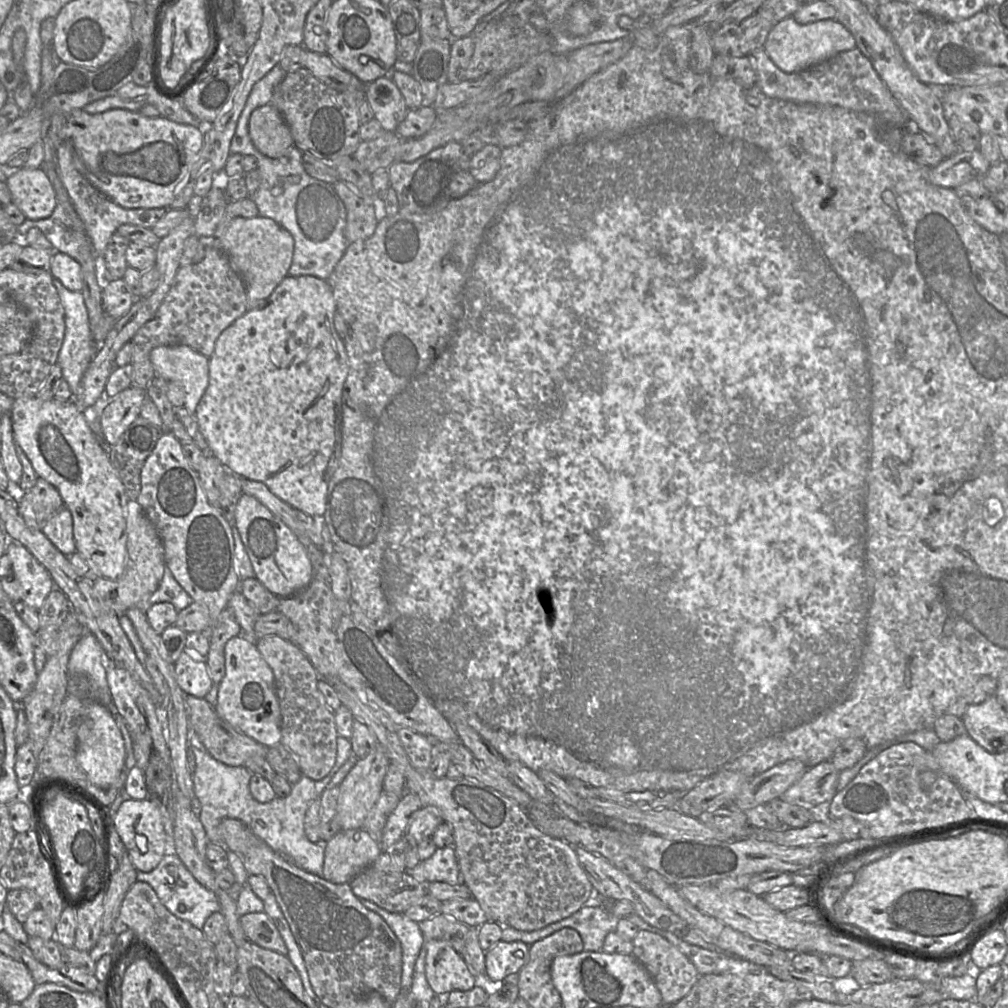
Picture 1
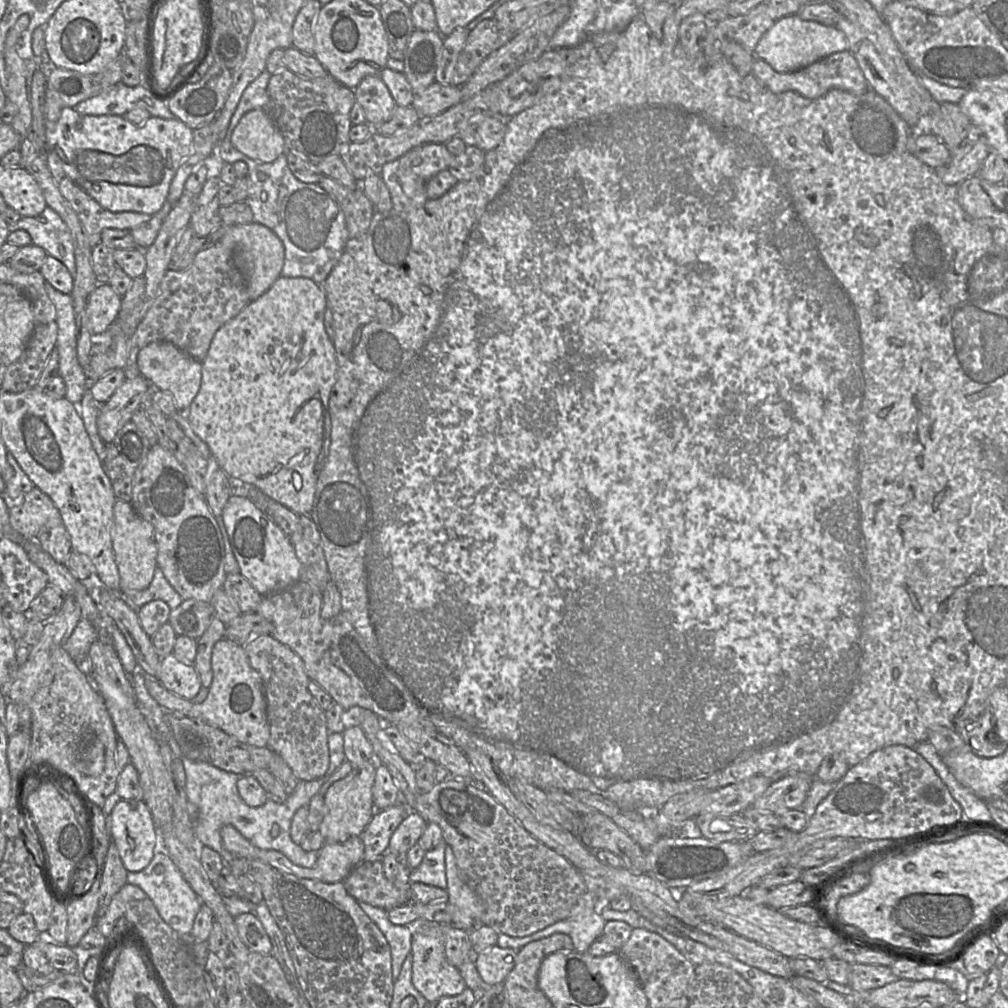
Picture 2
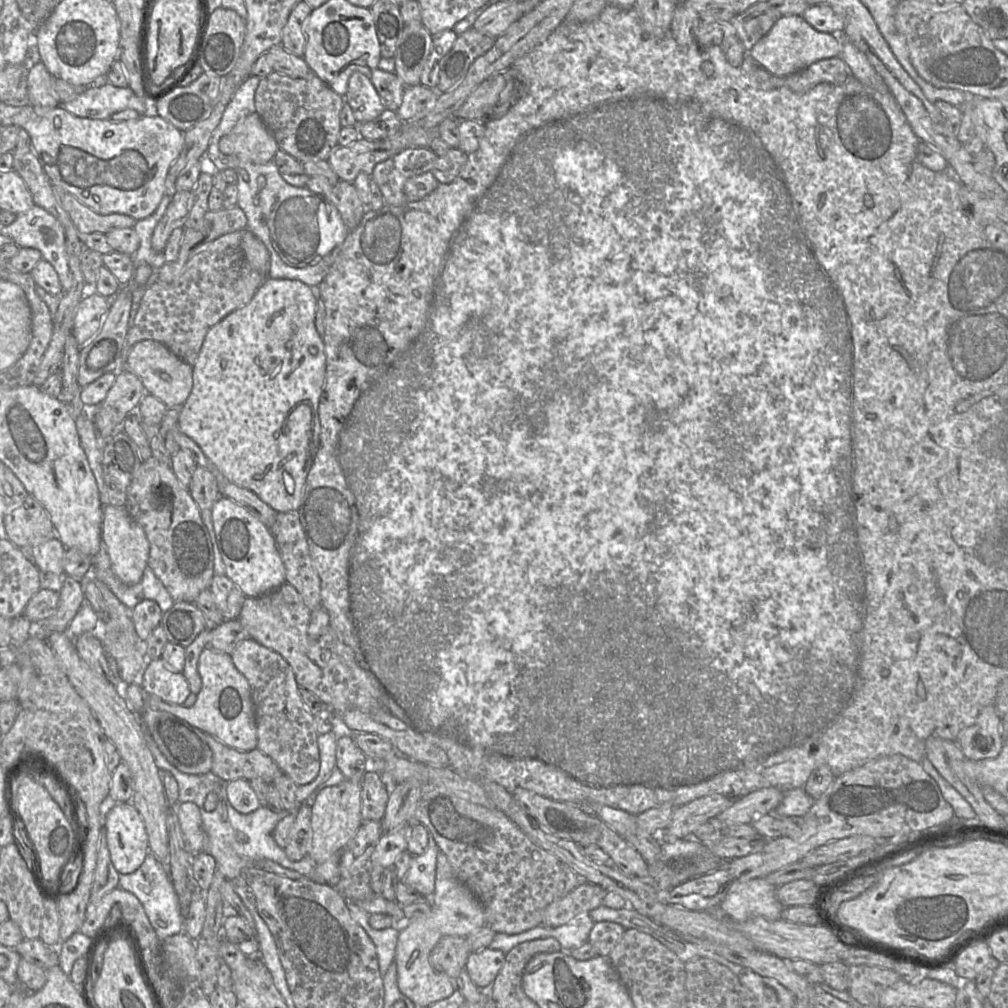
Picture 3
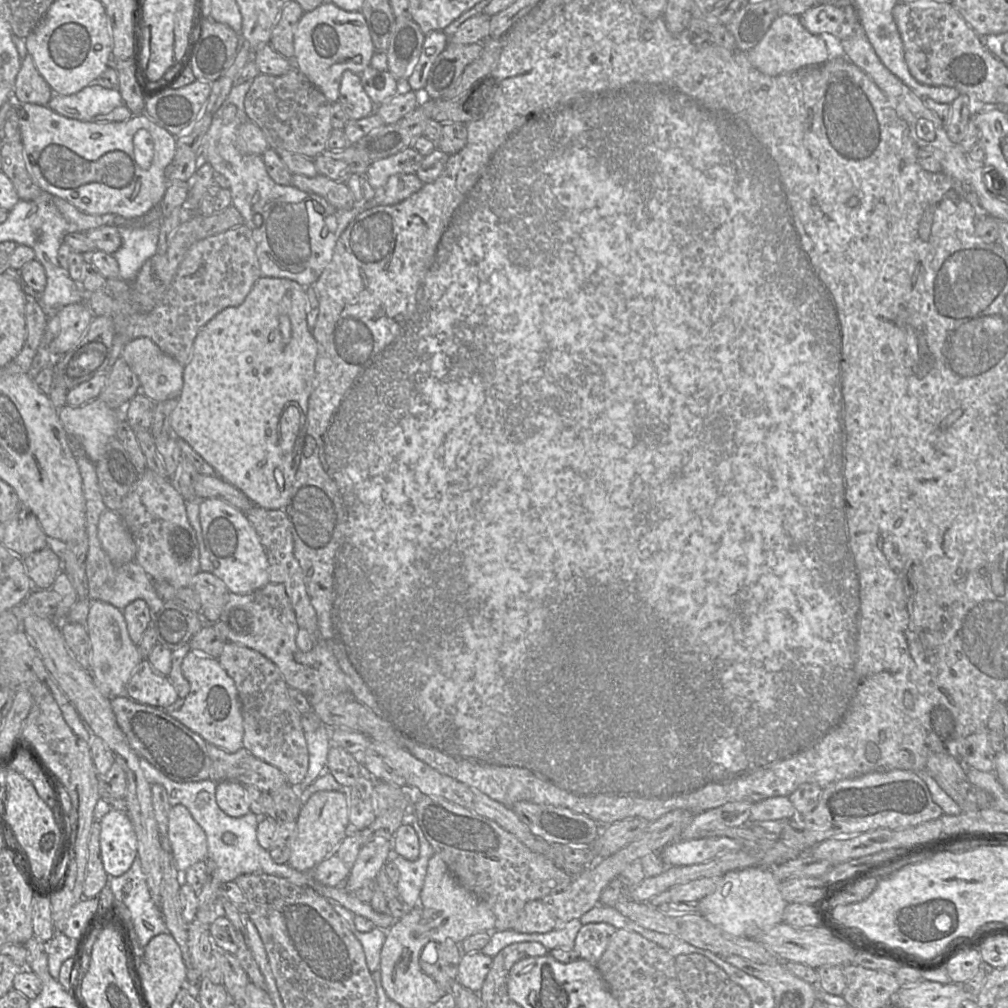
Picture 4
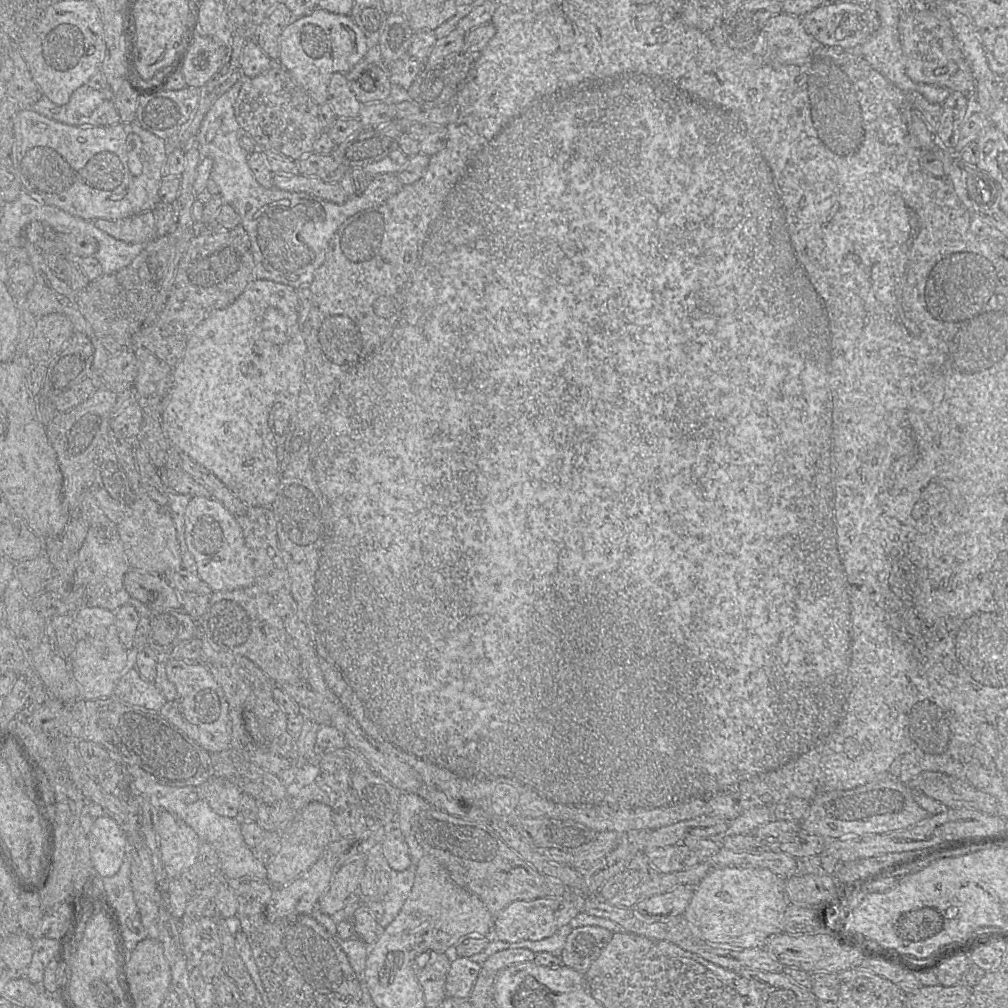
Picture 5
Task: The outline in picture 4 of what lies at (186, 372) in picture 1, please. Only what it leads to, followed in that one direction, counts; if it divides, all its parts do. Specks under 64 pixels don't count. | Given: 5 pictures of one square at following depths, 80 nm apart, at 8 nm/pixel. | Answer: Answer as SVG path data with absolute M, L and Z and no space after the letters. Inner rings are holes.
M150 338L128 342L121 356L140 381L139 393L156 403L178 400L184 383L184 366L165 354Z

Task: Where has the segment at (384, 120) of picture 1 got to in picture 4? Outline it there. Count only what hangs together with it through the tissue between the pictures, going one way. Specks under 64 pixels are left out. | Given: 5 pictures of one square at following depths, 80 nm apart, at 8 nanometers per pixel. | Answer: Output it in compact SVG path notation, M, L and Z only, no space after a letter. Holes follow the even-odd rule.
M345 71L340 84L338 101L351 120L366 118L375 112L376 105L366 94L358 74Z

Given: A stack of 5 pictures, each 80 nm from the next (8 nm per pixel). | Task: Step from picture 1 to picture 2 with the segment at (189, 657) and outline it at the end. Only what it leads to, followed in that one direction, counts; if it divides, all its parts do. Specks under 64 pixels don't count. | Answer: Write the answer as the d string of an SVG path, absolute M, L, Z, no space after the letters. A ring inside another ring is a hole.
M173 655L162 658L157 679L167 690L186 700L194 698L202 688L194 666L179 662Z

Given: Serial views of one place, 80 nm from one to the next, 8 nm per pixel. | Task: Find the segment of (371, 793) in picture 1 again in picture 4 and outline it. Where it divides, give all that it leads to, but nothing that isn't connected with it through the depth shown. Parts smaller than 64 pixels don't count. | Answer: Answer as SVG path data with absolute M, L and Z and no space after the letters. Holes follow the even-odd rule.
M345 791L317 792L299 811L294 841L287 864L298 872L310 872L326 859L349 834L350 826Z

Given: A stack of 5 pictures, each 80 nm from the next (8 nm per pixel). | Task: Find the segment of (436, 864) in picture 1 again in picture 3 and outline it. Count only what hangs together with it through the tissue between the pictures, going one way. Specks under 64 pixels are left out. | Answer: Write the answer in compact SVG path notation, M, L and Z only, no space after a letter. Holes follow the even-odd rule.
M429 837L426 851L420 856L412 856L409 869L401 882L414 888L423 896L431 896L435 889L436 863L439 852L440 850L436 843Z

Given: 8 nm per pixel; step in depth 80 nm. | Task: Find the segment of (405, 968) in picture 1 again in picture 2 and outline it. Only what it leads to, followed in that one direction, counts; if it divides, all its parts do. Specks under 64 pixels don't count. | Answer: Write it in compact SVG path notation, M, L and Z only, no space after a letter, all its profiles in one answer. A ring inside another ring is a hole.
M359 902L362 910L379 927L386 937L391 949L392 974L394 980L398 977L405 959L411 955L413 929L408 925L395 925L390 922L387 911Z

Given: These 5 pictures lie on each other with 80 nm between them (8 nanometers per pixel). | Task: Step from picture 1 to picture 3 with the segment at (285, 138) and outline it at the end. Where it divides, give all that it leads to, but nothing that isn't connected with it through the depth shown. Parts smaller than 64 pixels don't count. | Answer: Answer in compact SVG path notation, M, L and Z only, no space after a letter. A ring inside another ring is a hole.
M253 112L240 119L219 142L221 152L263 164L273 160L278 144L261 117Z

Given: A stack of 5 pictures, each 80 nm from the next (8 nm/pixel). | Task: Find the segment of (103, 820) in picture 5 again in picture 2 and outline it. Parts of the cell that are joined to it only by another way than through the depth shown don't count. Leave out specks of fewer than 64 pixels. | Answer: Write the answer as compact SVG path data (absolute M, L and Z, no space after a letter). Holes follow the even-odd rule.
M120 800L115 805L111 813L111 841L128 872L140 872L149 865L155 855L158 837L151 812L144 801Z

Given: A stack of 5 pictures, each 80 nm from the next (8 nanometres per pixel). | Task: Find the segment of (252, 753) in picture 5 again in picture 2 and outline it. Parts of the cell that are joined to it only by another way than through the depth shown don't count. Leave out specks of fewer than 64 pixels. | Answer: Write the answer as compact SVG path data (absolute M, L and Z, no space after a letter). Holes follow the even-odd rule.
M271 635L259 636L243 645L249 663L261 676L265 696L266 714L270 729L267 748L280 755L299 781L312 781L322 777L329 766L328 735L325 710L322 709L308 689L310 679L306 674L302 659L289 647Z

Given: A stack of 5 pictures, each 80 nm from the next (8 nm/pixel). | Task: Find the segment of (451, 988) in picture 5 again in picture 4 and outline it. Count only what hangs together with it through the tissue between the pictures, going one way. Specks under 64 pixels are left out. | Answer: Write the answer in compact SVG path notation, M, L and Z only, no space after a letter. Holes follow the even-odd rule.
M475 952L463 954L459 963L456 981L464 987L479 992L491 968L493 957Z

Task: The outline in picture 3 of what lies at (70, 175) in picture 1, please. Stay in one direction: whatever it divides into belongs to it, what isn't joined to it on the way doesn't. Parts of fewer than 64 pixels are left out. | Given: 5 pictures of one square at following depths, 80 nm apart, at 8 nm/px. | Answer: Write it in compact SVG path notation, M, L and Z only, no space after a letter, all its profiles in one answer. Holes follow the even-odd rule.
M56 188L59 202L68 213L71 221L80 234L94 232L108 233L114 229L133 227L136 219L118 213L102 215L80 202L72 194Z

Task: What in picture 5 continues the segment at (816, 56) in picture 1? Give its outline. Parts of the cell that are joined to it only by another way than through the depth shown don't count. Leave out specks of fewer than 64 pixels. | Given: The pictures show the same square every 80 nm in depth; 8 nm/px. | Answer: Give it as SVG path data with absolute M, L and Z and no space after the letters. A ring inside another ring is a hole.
M779 13L765 23L751 51L762 59L792 62L803 61L820 46L805 30L802 17Z

